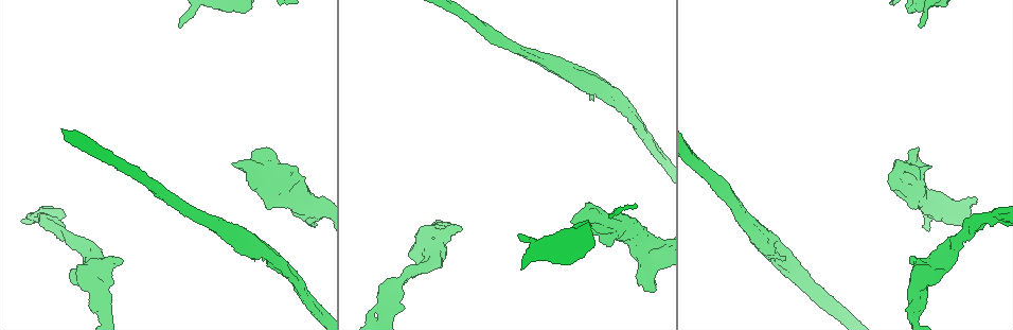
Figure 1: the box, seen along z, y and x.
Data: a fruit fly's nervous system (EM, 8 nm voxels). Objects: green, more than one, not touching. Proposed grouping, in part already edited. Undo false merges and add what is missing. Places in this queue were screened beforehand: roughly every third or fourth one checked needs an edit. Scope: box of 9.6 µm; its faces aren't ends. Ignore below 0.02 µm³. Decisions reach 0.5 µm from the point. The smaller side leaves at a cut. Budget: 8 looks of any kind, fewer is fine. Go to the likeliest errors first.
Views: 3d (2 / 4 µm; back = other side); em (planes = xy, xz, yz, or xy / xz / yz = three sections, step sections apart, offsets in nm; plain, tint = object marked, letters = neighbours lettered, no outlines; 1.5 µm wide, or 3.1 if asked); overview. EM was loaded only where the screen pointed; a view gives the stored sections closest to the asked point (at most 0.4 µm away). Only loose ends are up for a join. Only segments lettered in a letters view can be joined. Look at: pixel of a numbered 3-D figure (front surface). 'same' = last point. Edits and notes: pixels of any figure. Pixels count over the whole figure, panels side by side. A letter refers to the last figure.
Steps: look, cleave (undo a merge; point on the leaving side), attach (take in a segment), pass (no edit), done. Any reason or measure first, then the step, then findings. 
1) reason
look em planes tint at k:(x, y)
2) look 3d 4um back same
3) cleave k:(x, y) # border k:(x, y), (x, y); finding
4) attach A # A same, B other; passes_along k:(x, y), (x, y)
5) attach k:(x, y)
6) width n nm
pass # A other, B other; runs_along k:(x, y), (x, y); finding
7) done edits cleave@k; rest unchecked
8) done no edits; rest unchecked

branch stops here
look em planes letters at 1:(519, 233)

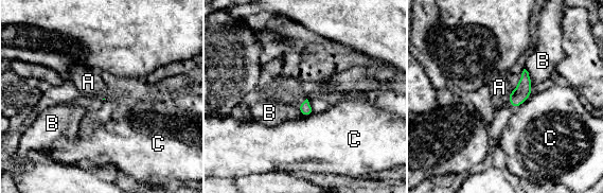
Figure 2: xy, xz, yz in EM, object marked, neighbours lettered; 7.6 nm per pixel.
pass # A other, B other, C other; no lettered segment goes on from it

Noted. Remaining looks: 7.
thin neck
look 3d 4um at 1:(62, 228)

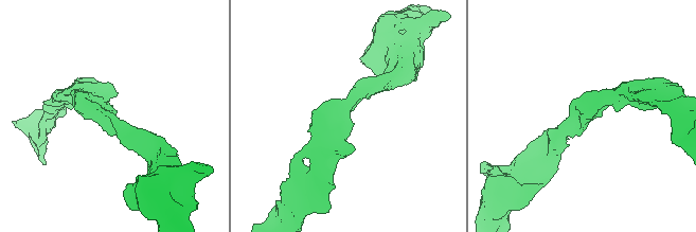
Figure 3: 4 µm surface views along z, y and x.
arm_widths 280, 280 nm; now the EM
look em planes plain at 3:(112, 118)

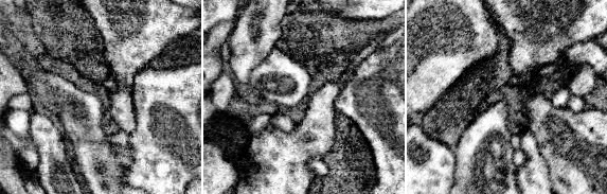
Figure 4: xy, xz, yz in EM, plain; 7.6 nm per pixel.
see the neighbours
look em planes letters same

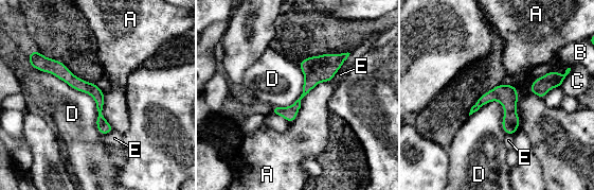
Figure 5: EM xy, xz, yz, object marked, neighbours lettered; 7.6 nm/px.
pass # A other, B other, C other, D other, E other; runs_along 5:(40, 62), (88, 87), (109, 128); one neuron here

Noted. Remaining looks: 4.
calibre changes
look em yz step 4 letters at 1:(554, 67)

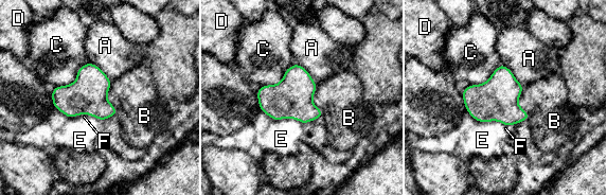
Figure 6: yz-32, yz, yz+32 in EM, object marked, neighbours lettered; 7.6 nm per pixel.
longest_contact C 320 nm
pass # A other, B other, C other, D other, E other, F other; all the same neuron

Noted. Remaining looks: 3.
done no edits; rest unchecked

